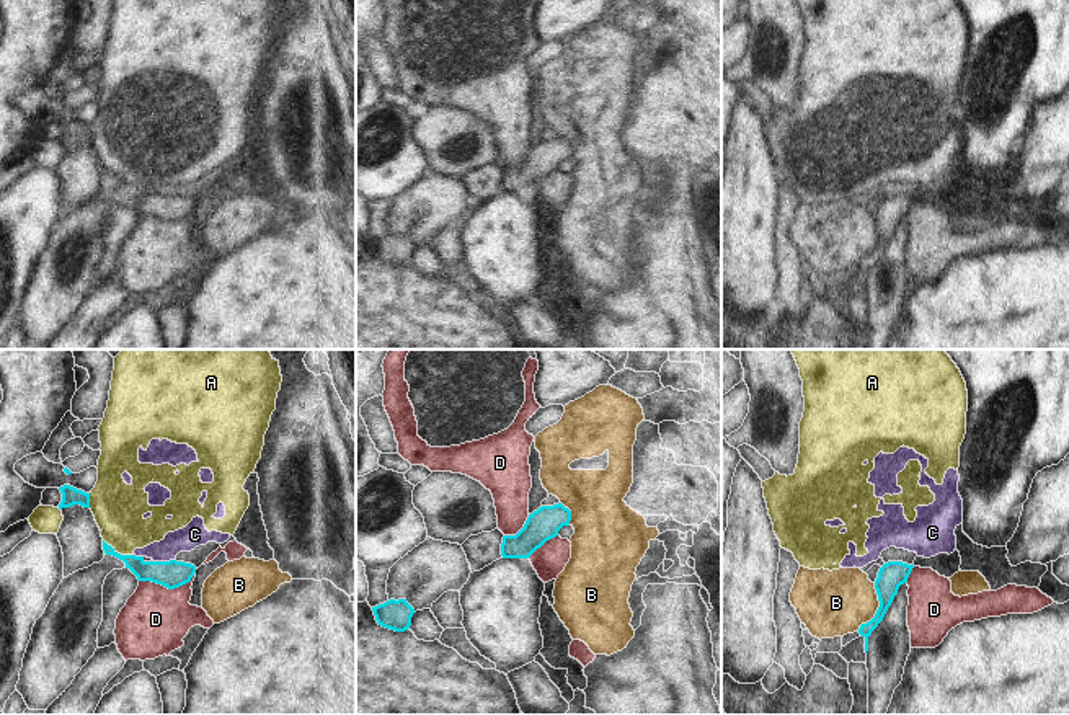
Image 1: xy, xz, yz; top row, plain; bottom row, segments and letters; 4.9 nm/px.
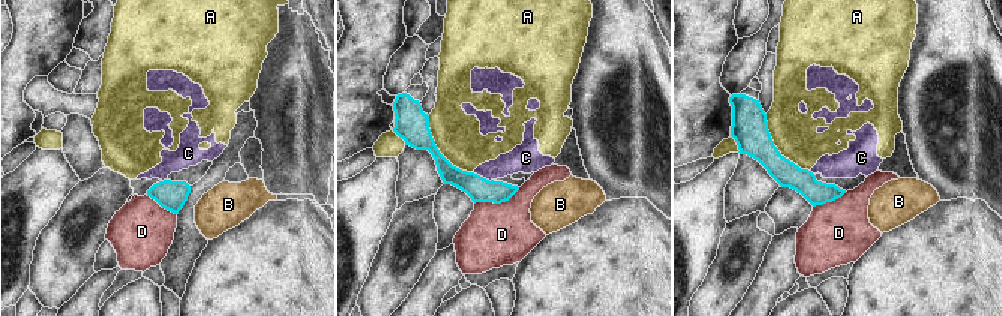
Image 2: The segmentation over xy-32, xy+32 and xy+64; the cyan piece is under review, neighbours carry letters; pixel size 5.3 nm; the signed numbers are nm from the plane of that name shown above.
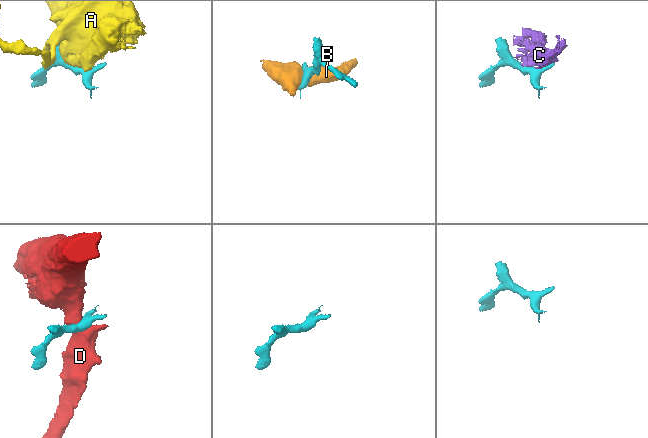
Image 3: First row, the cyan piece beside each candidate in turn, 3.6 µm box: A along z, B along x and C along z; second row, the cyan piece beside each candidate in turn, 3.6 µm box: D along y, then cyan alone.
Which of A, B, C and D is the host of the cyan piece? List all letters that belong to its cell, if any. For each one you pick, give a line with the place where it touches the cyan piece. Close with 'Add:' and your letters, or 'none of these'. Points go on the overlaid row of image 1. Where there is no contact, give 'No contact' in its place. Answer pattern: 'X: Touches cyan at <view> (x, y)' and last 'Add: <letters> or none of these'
Add: none of these.

